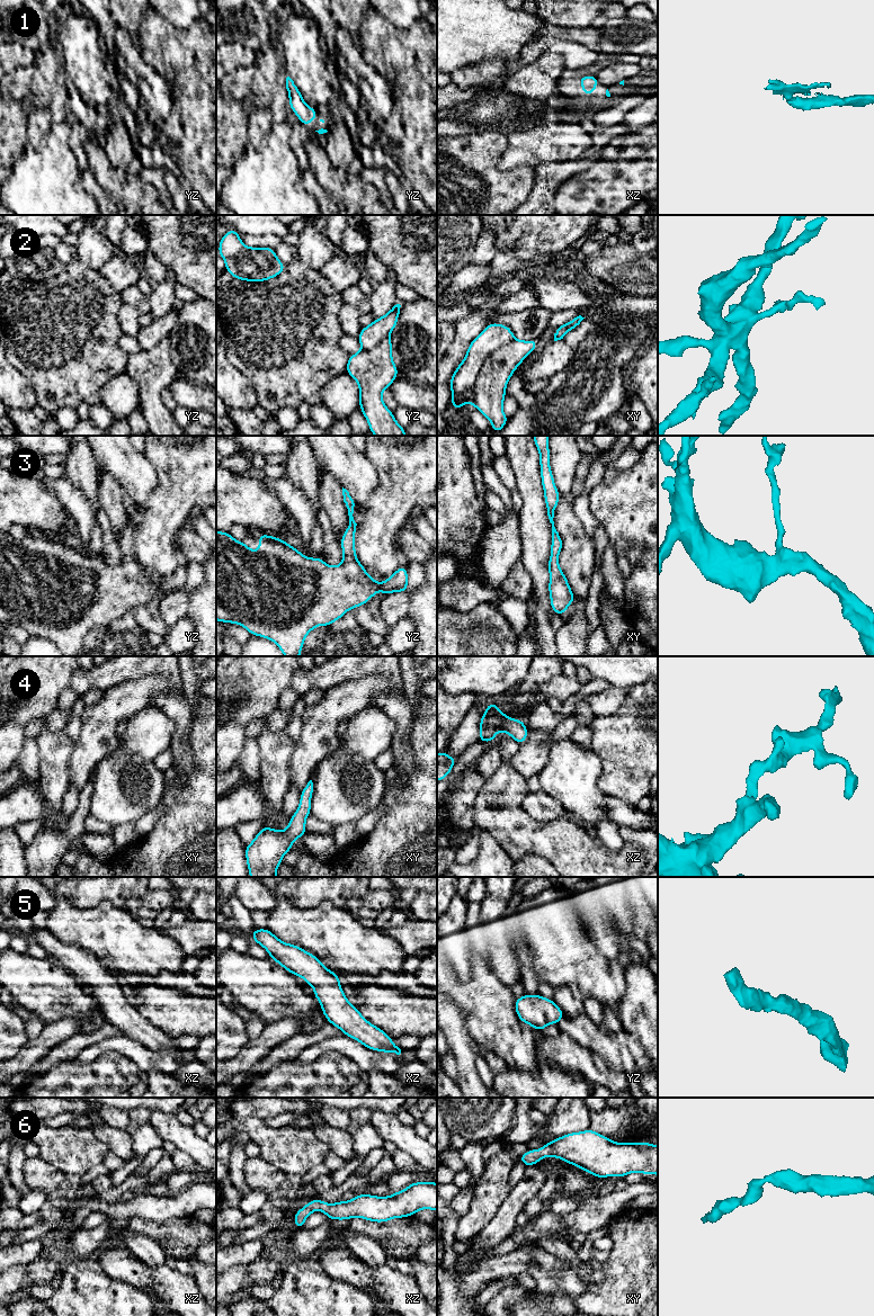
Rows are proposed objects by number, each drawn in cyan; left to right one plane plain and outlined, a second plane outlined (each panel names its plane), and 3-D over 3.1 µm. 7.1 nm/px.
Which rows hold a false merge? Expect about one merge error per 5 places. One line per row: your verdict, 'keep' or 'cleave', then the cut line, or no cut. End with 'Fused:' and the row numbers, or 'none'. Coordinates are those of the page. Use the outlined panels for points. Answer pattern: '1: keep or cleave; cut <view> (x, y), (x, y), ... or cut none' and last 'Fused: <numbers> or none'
1: keep; cut none
2: cleave; cut xy (514, 338), (496, 348), (487, 357), (469, 400)
3: keep; cut none
4: keep; cut none
5: keep; cut none
6: keep; cut none
Fused: 2

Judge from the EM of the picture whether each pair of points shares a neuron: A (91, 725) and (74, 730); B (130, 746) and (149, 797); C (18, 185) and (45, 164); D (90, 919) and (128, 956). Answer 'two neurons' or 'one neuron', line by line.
A: two neurons
B: two neurons
C: one neuron
D: one neuron

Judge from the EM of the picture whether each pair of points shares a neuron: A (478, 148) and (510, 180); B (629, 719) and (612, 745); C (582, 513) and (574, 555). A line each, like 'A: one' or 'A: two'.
A: one
B: one
C: two

